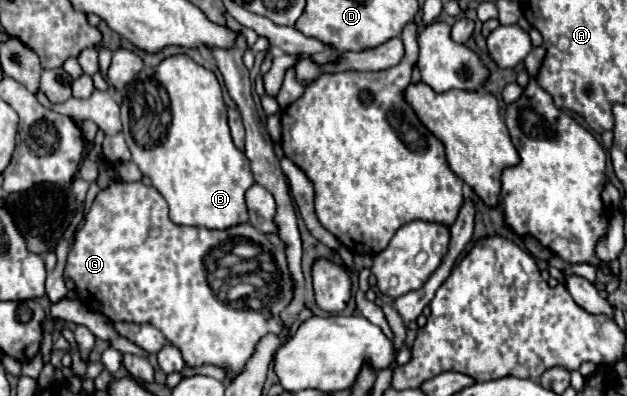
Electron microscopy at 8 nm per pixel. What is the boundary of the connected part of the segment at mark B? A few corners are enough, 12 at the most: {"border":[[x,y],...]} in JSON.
{"border":[[186,54],[122,94],[132,160],[174,224],[246,224],[250,160]]}

